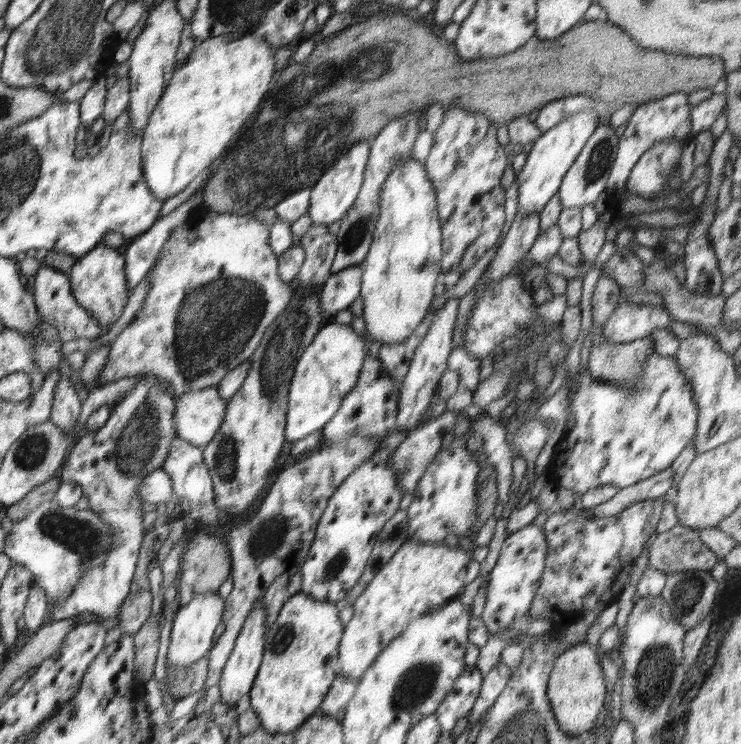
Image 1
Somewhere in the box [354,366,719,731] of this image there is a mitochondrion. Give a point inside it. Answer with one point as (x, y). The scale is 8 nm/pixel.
(654, 677)

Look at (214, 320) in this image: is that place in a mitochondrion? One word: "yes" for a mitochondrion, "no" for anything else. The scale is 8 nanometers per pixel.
yes

